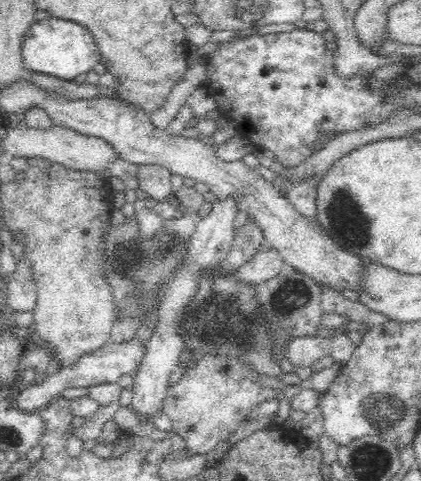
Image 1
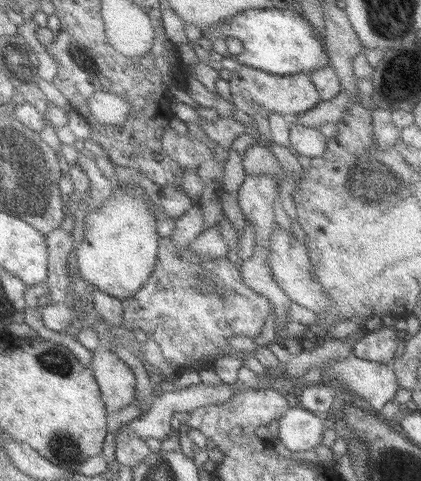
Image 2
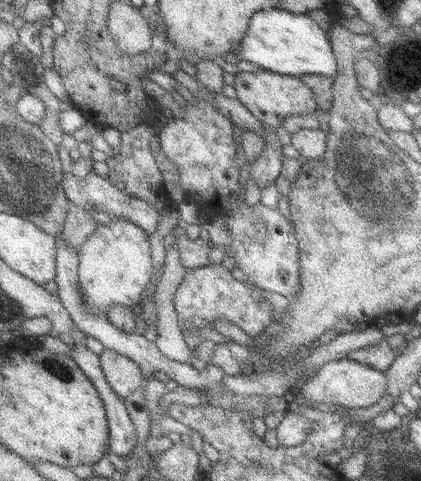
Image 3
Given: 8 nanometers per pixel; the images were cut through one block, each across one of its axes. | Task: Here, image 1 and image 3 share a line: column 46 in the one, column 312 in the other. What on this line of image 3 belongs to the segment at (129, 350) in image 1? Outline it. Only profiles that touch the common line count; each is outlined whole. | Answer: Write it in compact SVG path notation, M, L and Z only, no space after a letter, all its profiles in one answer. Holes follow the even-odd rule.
M349 356L345 360L333 360L327 362L321 370L313 372L305 386L301 386L301 396L305 398L307 406L311 408L345 408L345 410L363 410L373 404L381 404L387 396L389 378L387 374L363 366L357 360L351 360Z

